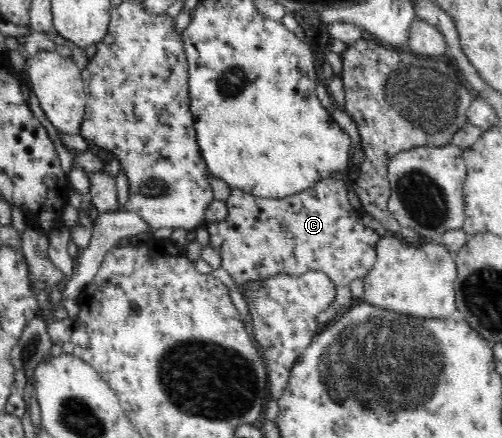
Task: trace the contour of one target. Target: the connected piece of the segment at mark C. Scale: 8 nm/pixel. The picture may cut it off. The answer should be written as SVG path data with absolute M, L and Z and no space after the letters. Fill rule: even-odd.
M335 177L322 179L313 187L283 199L261 198L232 188L230 196L225 201L228 207L225 219L207 223L210 234L209 244L219 251L221 266L229 272L239 289L245 282L256 282L277 274L296 276L311 270L327 274L335 284L337 296L325 311L317 315L317 322L319 324L331 322L355 302L349 286L351 281L365 277L377 259L375 247L377 247L379 235L363 224L358 210L347 198L349 190L341 178Z

